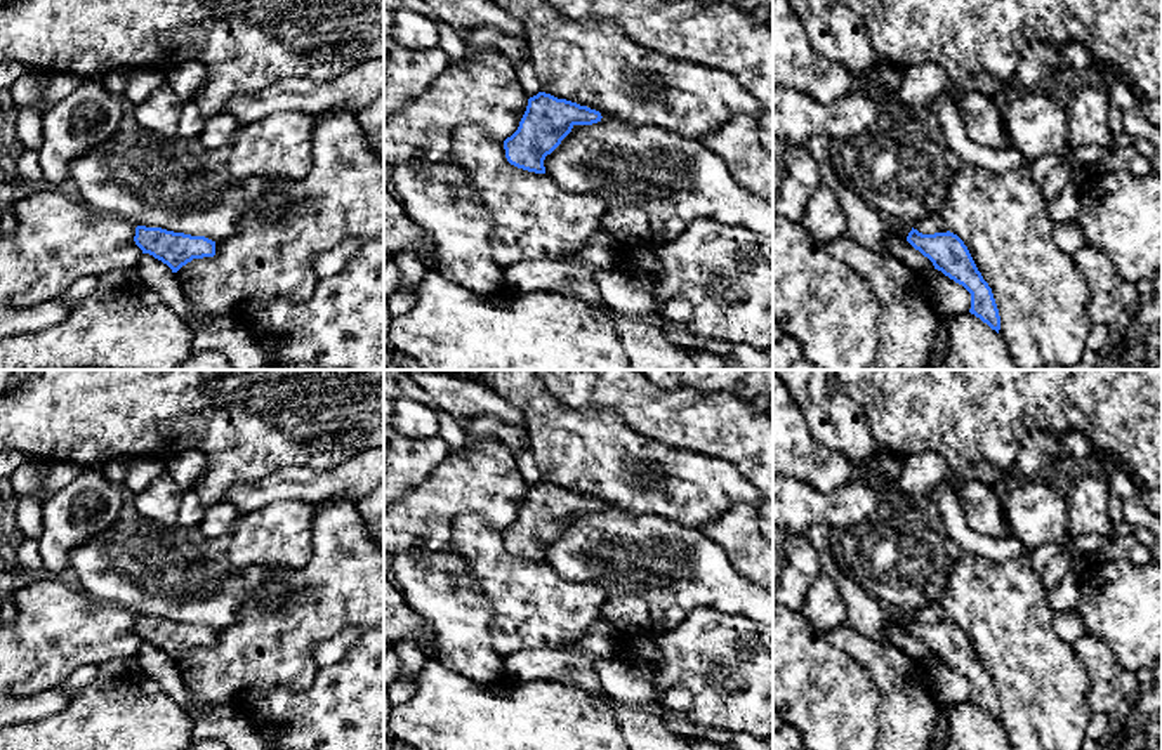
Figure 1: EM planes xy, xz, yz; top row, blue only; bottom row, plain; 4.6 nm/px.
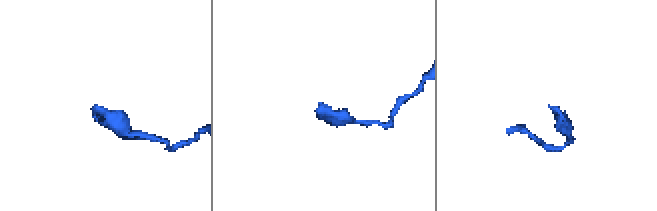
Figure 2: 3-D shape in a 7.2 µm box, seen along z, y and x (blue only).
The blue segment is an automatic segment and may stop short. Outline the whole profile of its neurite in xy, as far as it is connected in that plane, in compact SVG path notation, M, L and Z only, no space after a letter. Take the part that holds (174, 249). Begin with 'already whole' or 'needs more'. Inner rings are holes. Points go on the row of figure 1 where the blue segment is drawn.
already whole; M137 226L134 241L142 253L149 253L162 260L172 273L177 273L193 259L215 255L215 241L205 236L191 236L162 227Z

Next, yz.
already whole; M914 227L907 241L928 257L934 269L962 285L971 293L969 312L999 333L1000 316L992 288L978 271L964 241L950 231L922 234Z

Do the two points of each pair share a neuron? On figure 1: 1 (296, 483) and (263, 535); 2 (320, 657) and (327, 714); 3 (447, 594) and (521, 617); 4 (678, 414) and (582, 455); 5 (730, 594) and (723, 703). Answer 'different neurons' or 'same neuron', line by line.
1: different neurons
2: different neurons
3: different neurons
4: different neurons
5: different neurons

